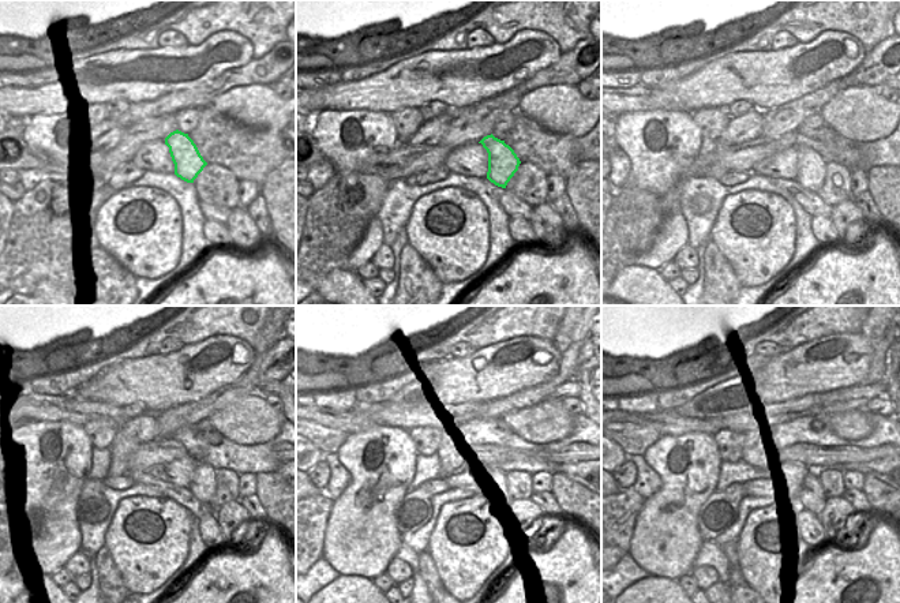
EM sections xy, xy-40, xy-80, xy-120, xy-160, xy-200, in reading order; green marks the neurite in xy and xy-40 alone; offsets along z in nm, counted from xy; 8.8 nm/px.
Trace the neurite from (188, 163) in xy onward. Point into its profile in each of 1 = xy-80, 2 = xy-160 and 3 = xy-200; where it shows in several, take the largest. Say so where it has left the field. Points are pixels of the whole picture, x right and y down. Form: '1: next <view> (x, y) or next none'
1: next xy-80 (812, 168)
2: next xy-160 (510, 494)
3: next xy-200 (813, 490)

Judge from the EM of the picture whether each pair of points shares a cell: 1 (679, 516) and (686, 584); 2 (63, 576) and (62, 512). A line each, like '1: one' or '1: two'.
1: two
2: two

